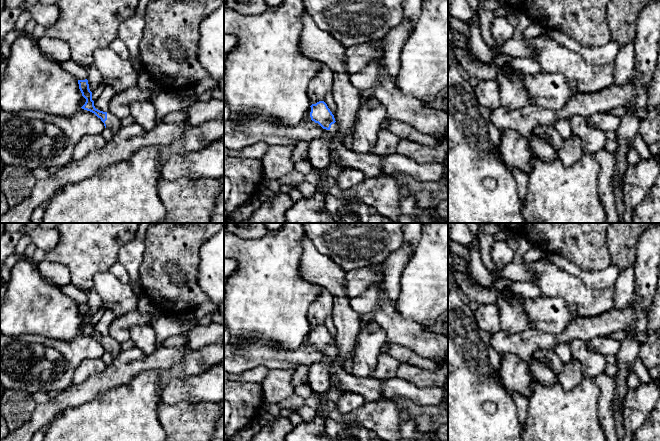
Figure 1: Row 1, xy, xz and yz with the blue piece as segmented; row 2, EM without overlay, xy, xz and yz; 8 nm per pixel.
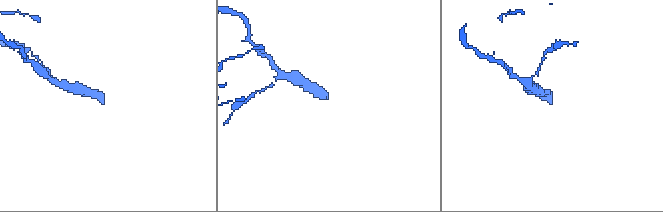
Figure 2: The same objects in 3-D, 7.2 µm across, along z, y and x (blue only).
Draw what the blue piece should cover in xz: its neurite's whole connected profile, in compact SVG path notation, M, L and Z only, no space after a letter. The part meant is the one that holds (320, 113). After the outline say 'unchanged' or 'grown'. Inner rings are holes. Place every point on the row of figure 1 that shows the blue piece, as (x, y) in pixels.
M319 101L311 106L310 117L315 123L318 123L323 129L328 130L332 135L335 135L339 130L339 125L336 123L334 115L324 101Z | grown

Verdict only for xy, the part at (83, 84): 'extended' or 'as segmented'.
extended

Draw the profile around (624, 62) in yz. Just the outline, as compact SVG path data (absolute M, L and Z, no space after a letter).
M627 43L621 48L614 60L615 84L624 86L628 83L635 66L635 45Z

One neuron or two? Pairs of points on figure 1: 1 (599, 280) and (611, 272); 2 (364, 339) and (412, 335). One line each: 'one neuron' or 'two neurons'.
1: one neuron
2: two neurons

